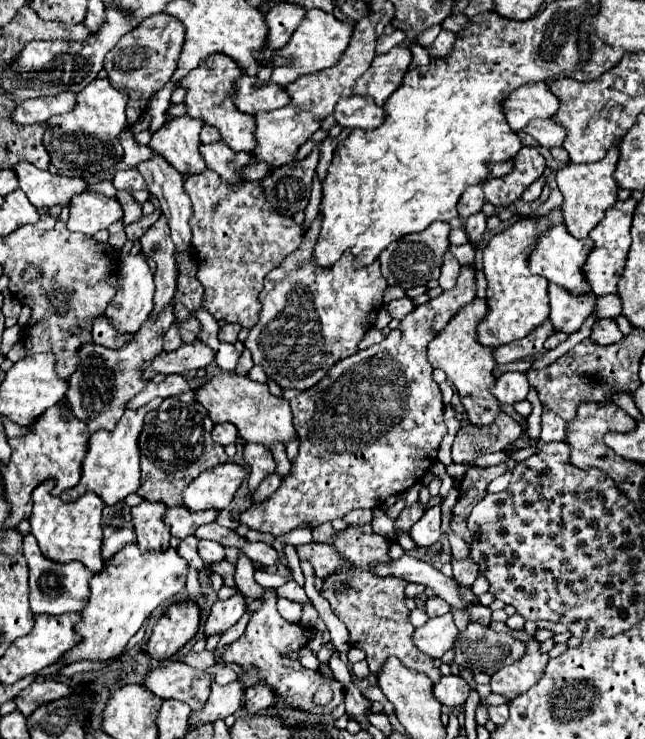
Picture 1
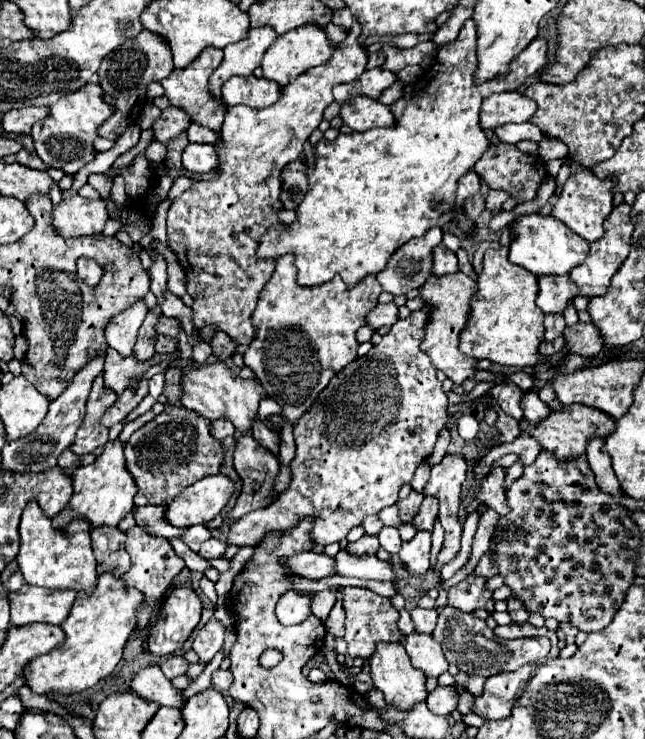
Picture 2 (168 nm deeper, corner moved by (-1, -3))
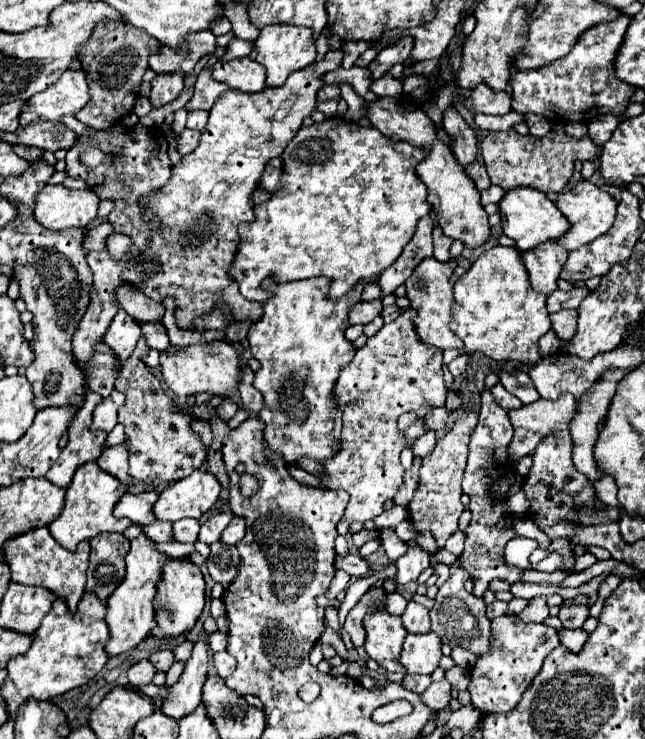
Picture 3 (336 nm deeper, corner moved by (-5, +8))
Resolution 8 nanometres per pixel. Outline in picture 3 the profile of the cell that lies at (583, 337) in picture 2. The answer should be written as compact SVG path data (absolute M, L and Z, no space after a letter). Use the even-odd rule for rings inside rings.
M557 311L551 315L551 327L559 335L559 339L573 337L577 331L577 311Z

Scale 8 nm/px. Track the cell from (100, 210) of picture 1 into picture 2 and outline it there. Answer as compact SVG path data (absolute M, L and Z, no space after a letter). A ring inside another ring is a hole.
M81 196L63 198L53 206L53 228L63 238L99 234L109 218L105 200L87 200Z

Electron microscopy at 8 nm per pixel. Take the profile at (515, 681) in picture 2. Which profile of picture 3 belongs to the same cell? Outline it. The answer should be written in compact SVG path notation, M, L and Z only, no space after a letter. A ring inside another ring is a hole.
M501 615L491 621L493 641L491 653L481 655L471 669L471 685L469 695L471 703L483 713L507 713L511 711L523 691L531 685L533 677L539 673L545 657L561 643L559 633L543 623L523 623L517 615ZM547 637L547 641L543 639Z

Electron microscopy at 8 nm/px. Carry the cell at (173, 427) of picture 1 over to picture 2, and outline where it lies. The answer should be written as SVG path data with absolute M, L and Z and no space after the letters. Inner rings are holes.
M169 402L165 408L167 412L139 428L125 446L125 462L139 488L135 506L169 504L169 500L173 500L187 486L205 476L219 474L223 462L221 442L209 434L209 422L203 416L197 416L197 412L189 412L181 406L171 406Z

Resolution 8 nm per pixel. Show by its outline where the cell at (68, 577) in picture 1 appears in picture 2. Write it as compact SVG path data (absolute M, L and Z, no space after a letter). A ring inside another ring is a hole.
M21 586L9 594L11 622L9 626L27 626L35 622L61 624L73 606L77 592L49 592L45 588Z

